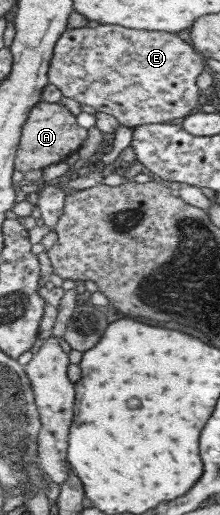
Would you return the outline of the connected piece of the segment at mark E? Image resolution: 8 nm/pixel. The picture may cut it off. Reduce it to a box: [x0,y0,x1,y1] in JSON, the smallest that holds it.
[49,24,204,128]

